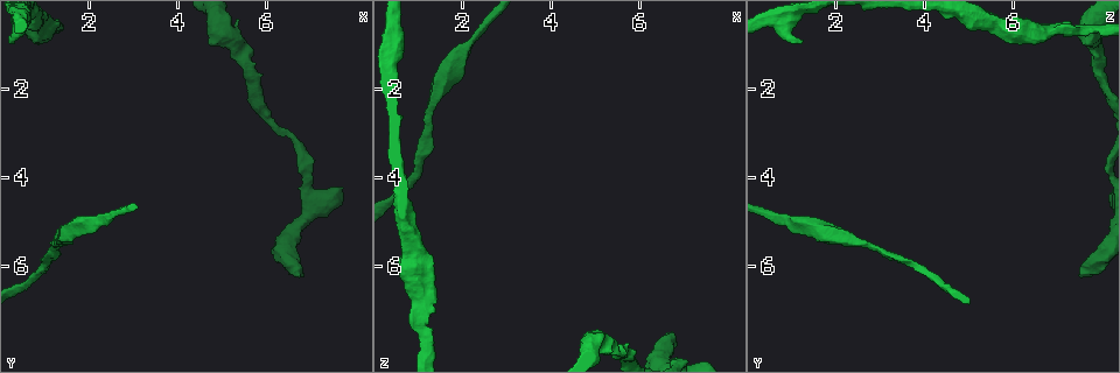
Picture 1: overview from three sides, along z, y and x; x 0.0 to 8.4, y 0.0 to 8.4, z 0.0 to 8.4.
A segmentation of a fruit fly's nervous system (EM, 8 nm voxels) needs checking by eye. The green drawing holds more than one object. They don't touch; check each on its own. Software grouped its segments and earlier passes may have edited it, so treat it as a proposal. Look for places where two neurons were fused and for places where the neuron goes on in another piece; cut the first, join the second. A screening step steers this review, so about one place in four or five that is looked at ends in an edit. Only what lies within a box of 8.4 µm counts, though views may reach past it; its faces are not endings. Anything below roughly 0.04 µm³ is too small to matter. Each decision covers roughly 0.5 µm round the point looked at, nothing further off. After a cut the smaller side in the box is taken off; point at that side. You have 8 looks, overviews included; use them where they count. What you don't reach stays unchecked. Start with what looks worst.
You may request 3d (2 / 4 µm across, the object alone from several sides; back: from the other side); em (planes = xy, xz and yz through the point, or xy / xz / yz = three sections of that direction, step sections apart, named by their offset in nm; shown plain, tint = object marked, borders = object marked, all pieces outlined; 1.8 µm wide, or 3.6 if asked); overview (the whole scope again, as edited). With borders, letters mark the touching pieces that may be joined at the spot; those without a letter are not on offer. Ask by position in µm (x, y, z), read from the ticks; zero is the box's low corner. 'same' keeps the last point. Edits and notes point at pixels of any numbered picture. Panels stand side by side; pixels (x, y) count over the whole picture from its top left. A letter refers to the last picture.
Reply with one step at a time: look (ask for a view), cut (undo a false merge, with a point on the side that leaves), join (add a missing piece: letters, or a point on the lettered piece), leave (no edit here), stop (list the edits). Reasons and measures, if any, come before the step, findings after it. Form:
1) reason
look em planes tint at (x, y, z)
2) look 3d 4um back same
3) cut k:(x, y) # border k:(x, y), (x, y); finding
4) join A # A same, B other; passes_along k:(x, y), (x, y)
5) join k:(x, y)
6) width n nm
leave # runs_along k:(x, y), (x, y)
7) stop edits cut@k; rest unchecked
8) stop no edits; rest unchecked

branch stops here
look em planes borders at (6.70, 6.20, 7.45)

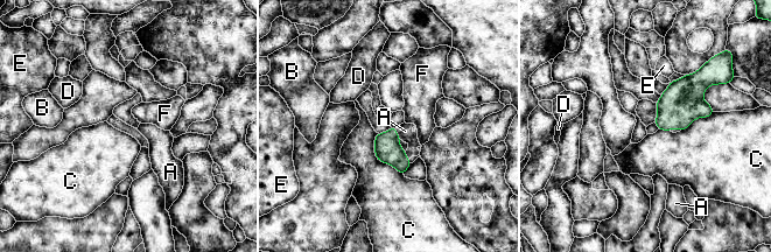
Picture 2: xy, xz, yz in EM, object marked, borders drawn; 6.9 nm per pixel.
join A # A same, B other, C other, D other, E other, F other; the neuron continues

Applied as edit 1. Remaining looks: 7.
redraw
look overview

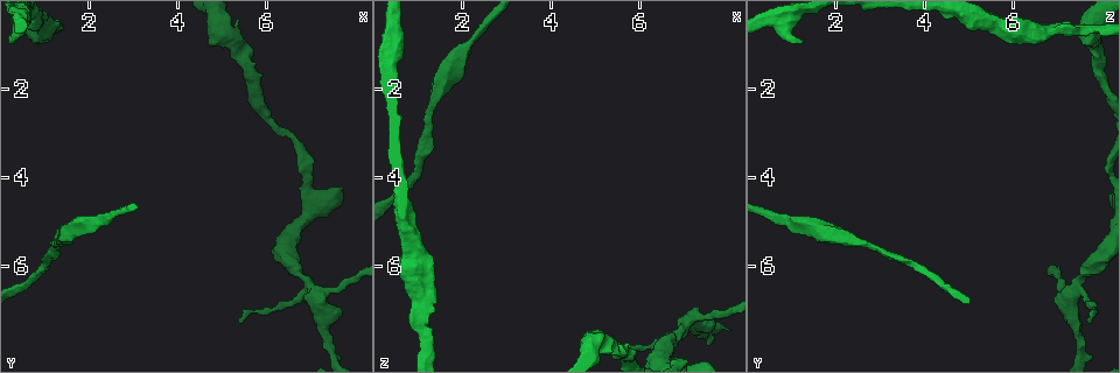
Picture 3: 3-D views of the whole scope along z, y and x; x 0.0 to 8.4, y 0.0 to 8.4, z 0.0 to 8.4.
look em 3.6um planes tint at (0.90, 0.75, 6.35)

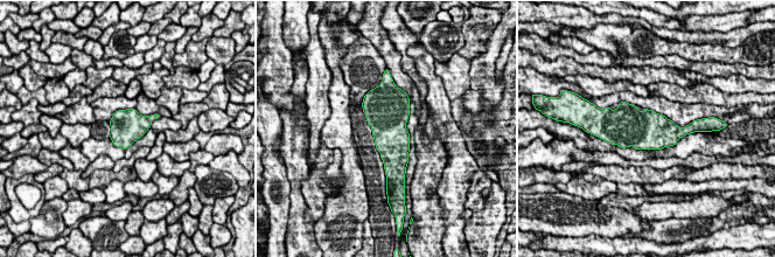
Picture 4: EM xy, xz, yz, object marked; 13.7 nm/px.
see the neighbours
look em 3.6um planes borders same

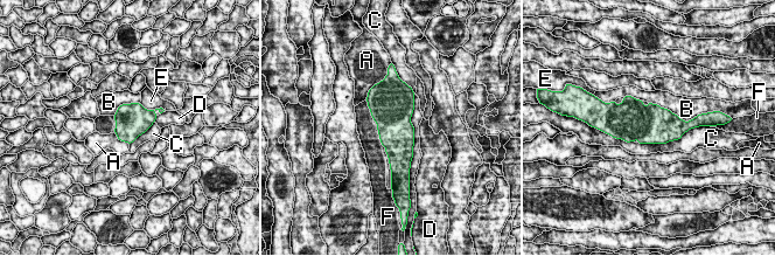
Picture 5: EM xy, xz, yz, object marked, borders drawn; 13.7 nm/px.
leave # A other, B other, C other, D other, E other, F other; border 5:(413, 91), (411, 160); continuous, no second neuron

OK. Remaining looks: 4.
sudden change in width
look 3d 2um back at (2.05, 5.05, 1.15)

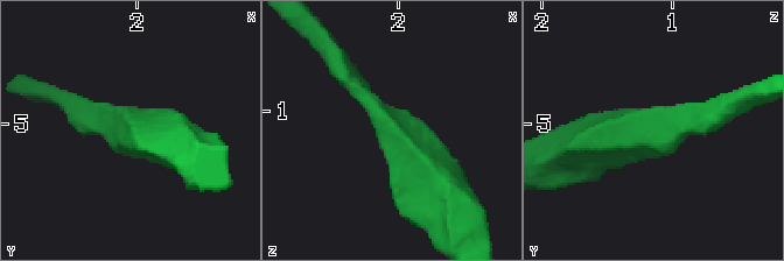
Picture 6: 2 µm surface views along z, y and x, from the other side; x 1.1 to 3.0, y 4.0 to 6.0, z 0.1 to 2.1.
arm_widths 170, 400 nm
look em planes plain at (2.10, 5.02, 1.10)

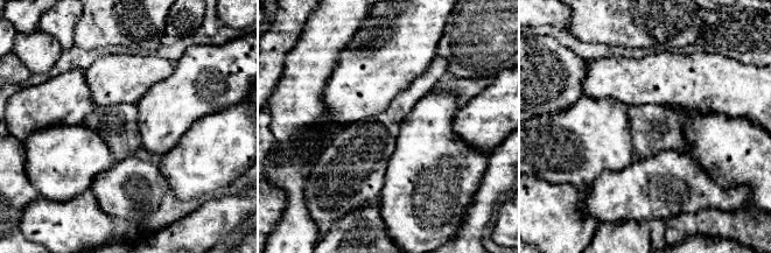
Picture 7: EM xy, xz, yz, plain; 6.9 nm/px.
look em planes borders same

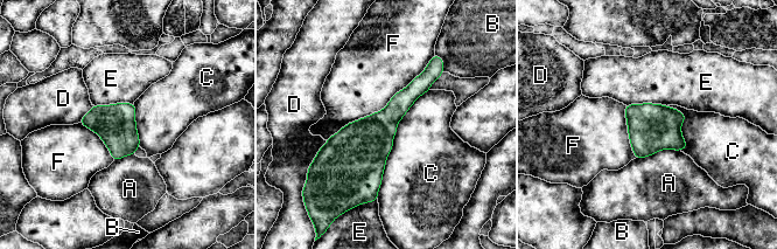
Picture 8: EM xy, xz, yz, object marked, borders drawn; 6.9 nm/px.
width 280 nm
leave # A other, B other, C other, D other, E other, F other; all the same neuron

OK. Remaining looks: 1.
stop edits join@2; rest unchecked

